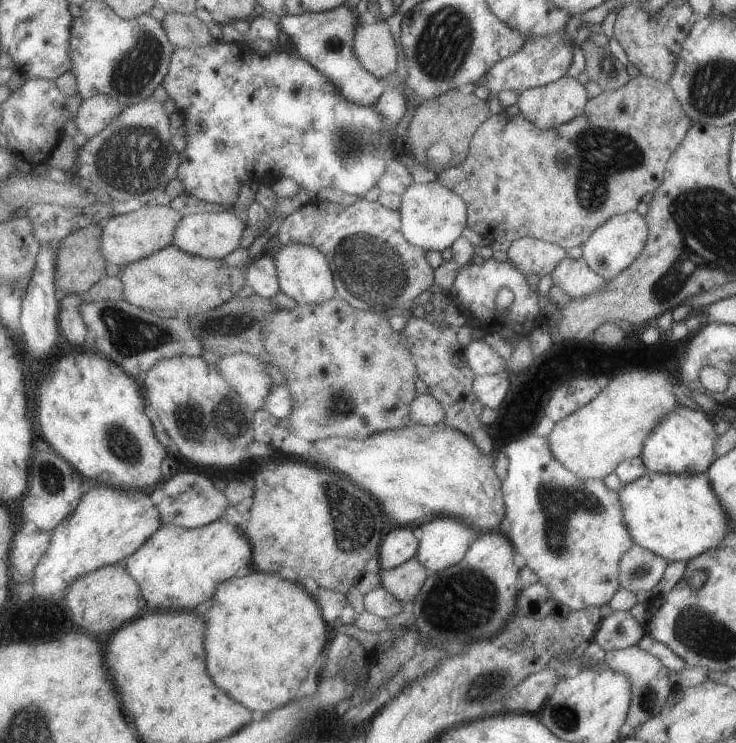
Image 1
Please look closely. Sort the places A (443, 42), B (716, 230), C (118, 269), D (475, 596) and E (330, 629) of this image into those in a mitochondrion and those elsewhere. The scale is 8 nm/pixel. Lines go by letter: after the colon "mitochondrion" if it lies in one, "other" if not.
A: mitochondrion
B: mitochondrion
C: other
D: mitochondrion
E: other

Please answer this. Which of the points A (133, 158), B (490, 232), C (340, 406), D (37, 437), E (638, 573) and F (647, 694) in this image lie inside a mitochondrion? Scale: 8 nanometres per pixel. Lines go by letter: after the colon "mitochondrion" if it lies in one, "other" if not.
A: mitochondrion
B: other
C: mitochondrion
D: other
E: mitochondrion
F: mitochondrion

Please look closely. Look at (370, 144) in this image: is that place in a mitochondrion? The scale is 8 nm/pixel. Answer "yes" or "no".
yes

